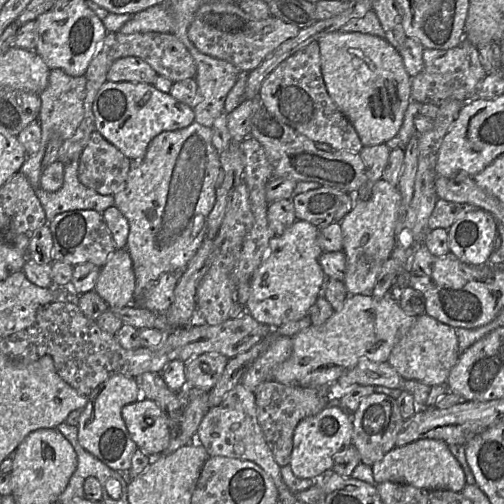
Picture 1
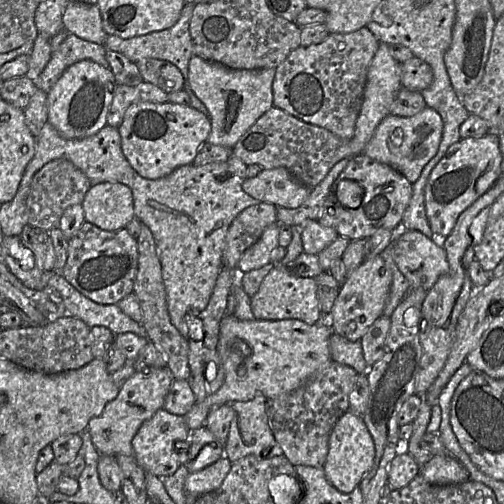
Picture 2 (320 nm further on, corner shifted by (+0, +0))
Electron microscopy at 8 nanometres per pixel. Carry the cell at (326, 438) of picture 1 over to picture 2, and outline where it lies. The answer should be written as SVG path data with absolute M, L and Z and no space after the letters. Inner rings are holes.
M351 410L347 411L336 422L329 438L329 451L323 465L327 480L338 491L351 493L360 485L365 474L371 469L374 458L374 441L363 417Z

